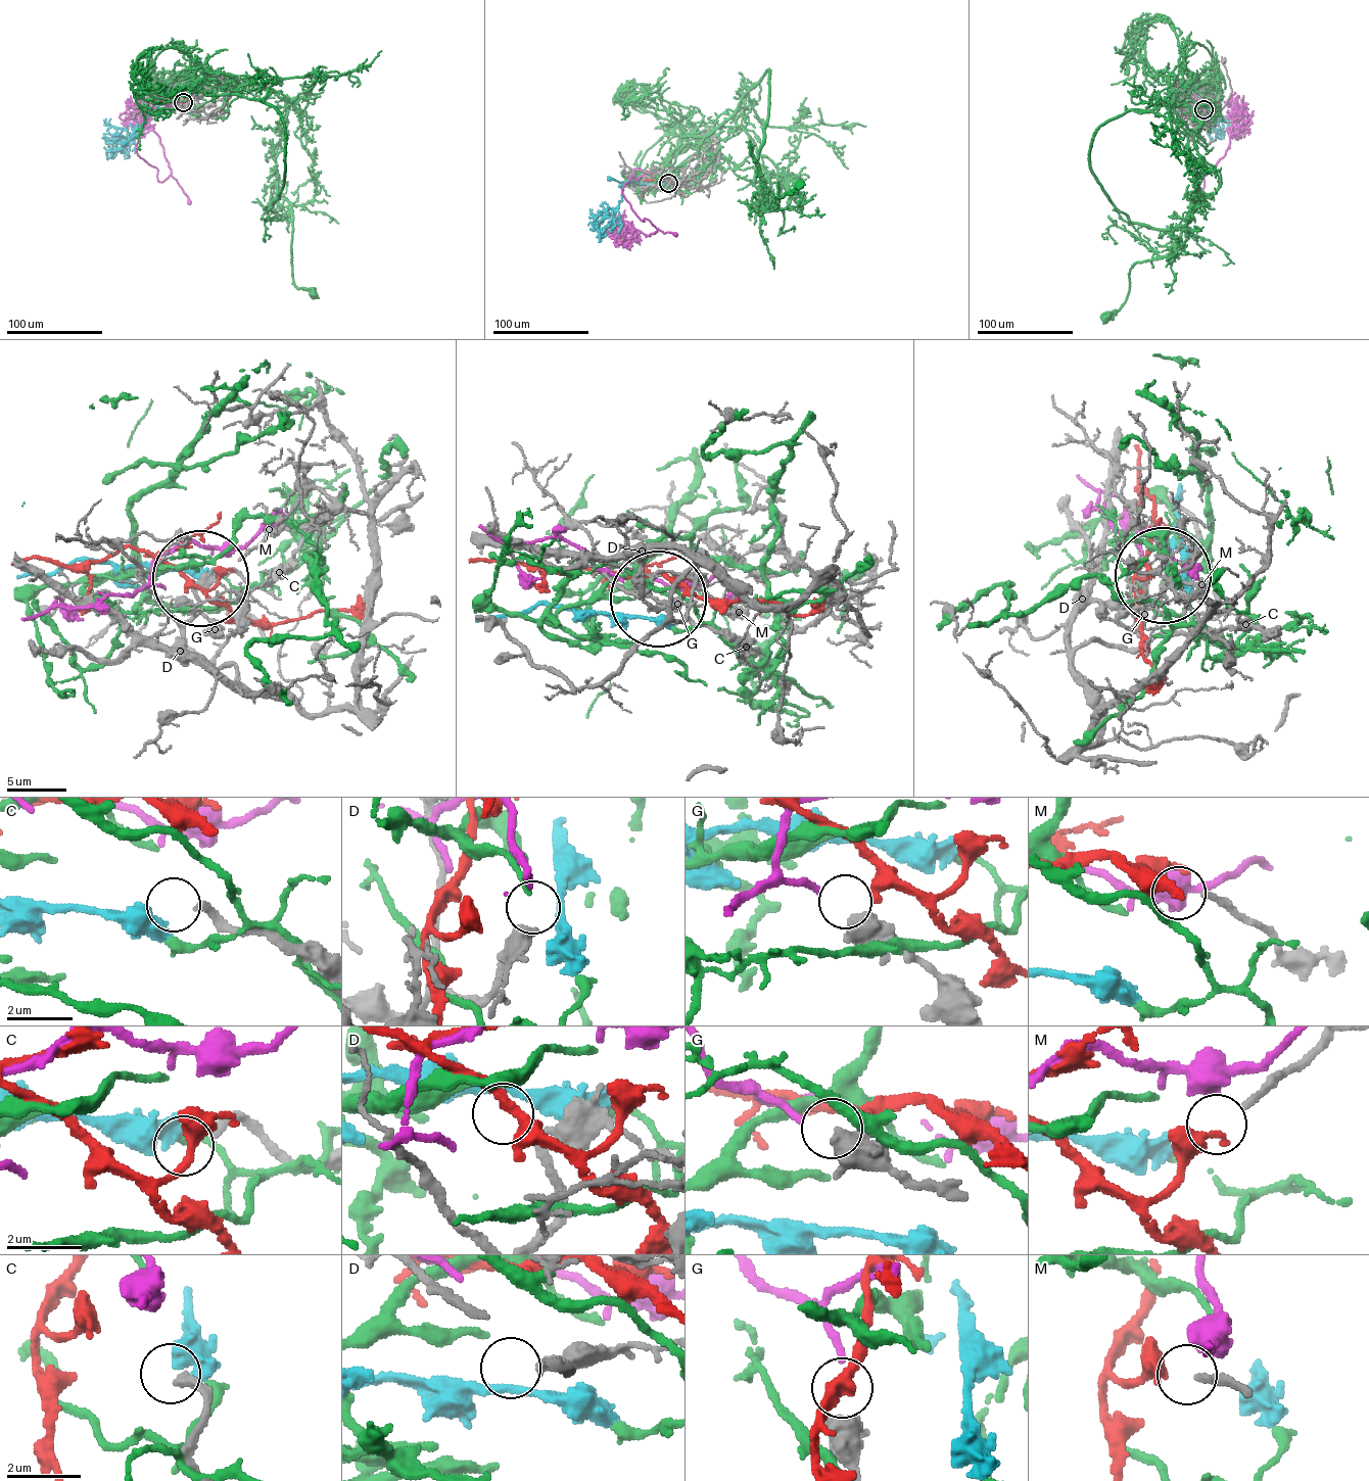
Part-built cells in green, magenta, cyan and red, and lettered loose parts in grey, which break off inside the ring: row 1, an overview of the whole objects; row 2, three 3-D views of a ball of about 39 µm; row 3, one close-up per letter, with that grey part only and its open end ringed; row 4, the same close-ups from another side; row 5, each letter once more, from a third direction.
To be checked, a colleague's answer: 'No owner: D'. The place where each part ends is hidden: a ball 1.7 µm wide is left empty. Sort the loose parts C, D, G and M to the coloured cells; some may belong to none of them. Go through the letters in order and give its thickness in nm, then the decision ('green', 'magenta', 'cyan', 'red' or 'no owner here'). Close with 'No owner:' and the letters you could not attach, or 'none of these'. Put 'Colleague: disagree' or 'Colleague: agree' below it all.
C: 260 nm thick; cyan
D: 220 nm thick; no owner here
G: 750 nm thick; magenta
M: 190 nm thick; red
No owner: D
Colleague: agree

